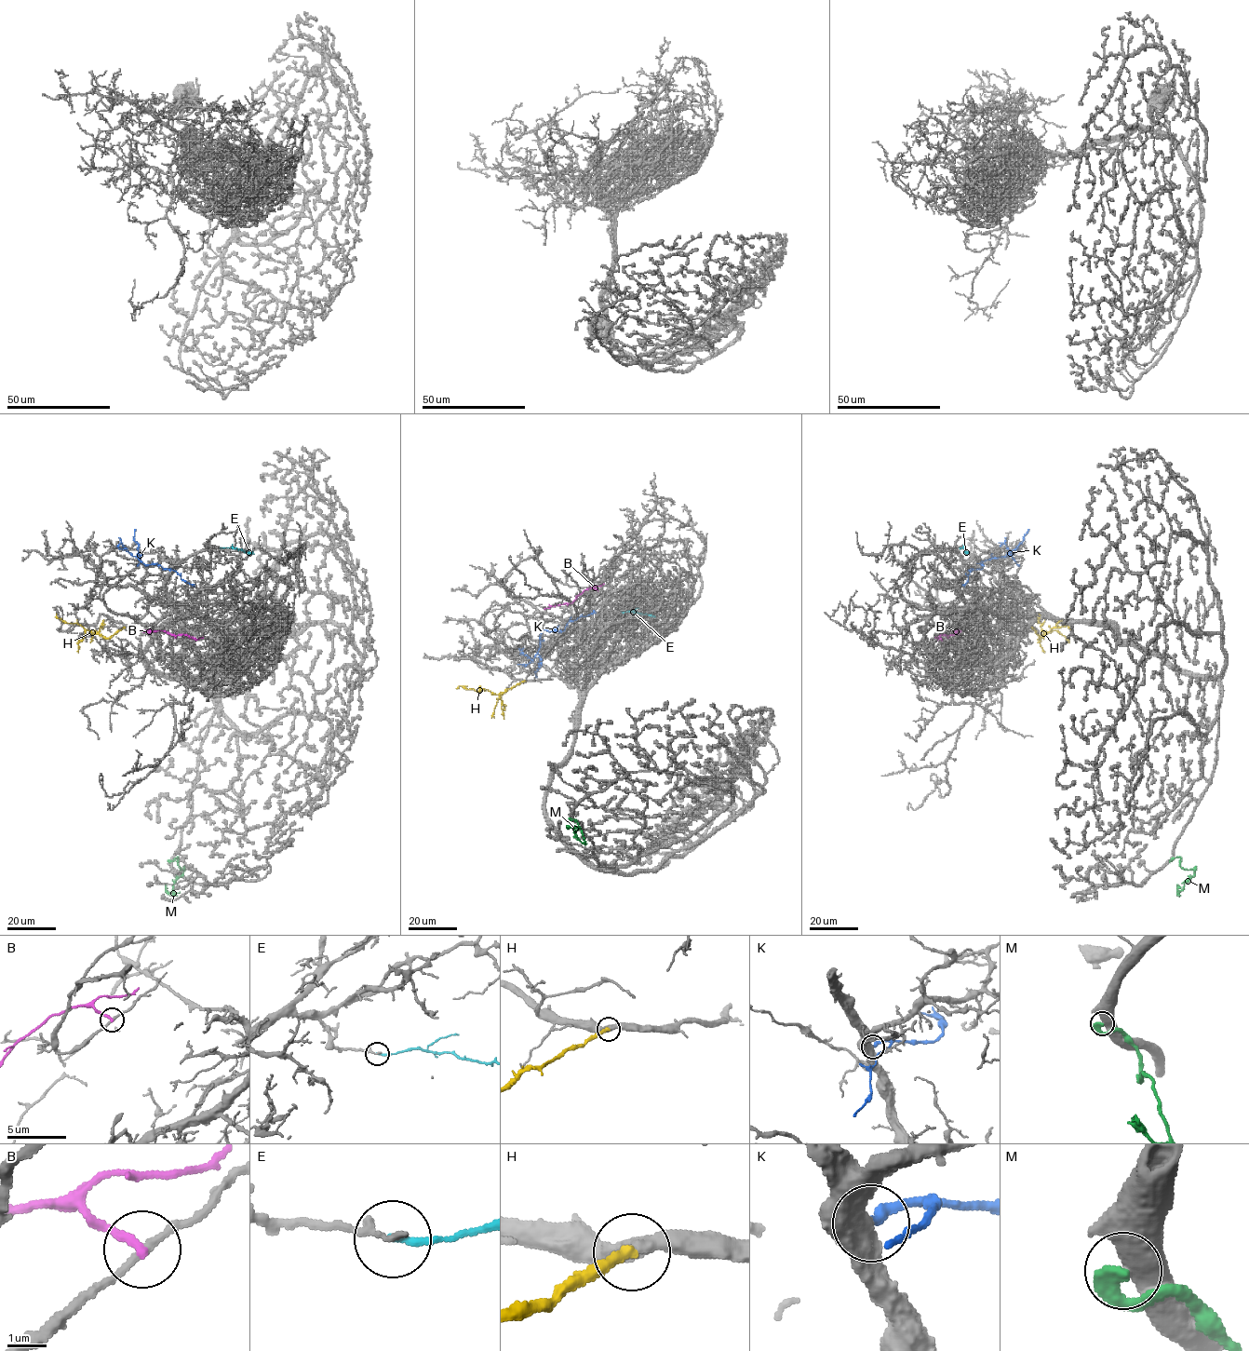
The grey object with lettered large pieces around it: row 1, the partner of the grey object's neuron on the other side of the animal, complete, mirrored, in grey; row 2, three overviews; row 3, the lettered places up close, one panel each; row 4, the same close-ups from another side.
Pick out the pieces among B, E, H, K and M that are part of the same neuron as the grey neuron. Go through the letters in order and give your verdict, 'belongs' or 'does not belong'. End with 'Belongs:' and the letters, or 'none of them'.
B: does not belong
E: does not belong
H: belongs
K: does not belong
M: does not belong
Belongs: H

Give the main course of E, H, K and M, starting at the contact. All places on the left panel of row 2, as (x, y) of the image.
E: (220, 547), (234, 547), (253, 553)
H: (124, 627), (104, 638), (79, 624), (64, 623), (57, 614)
K: (170, 570), (139, 560), (137, 556), (139, 545), (133, 540), (136, 530)
M: (169, 862), (177, 857), (182, 871), (171, 892), (166, 889), (166, 884)

